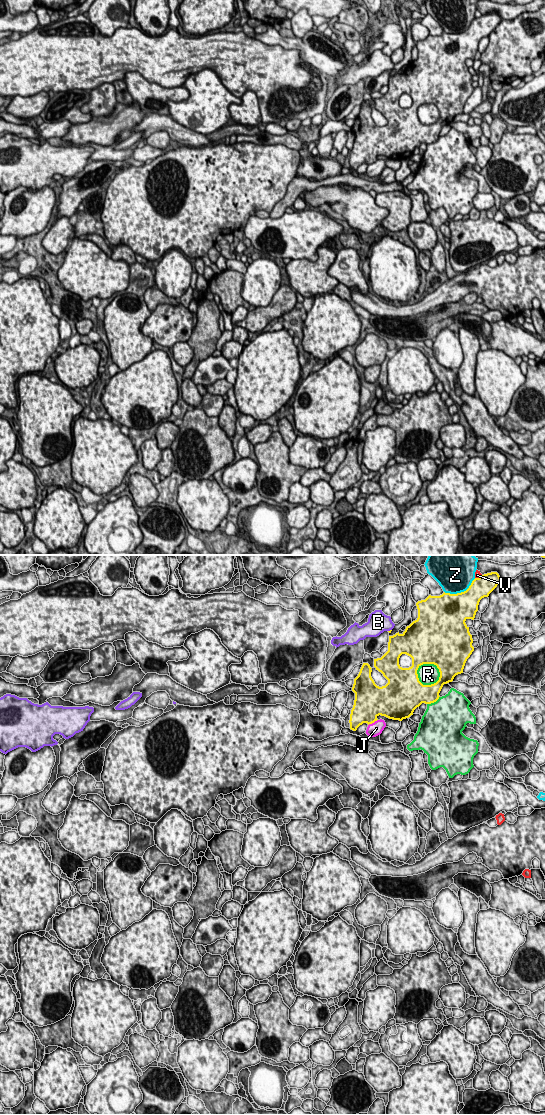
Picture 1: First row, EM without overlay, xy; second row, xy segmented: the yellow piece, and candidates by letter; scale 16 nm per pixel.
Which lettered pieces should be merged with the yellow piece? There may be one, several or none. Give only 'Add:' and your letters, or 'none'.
Add: none

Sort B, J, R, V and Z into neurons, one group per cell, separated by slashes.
B / J / R / V / Z

